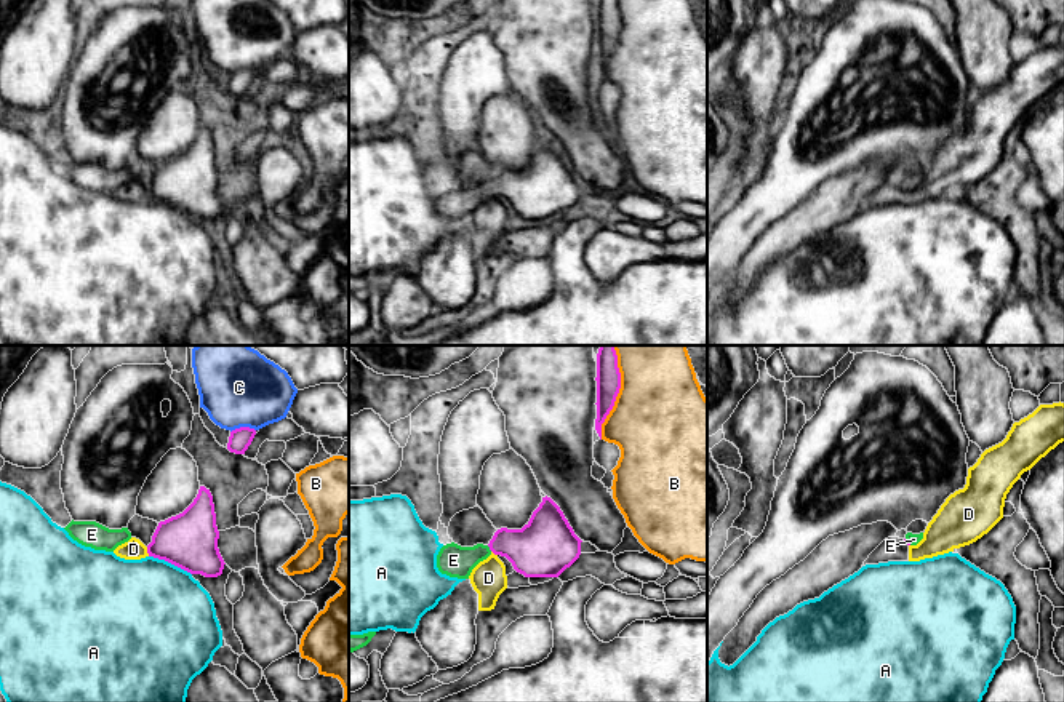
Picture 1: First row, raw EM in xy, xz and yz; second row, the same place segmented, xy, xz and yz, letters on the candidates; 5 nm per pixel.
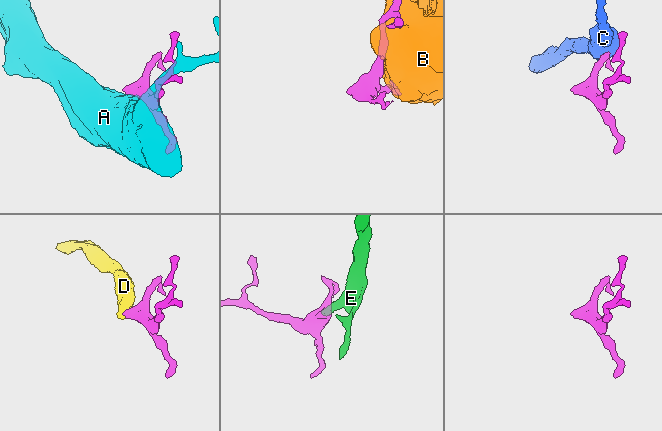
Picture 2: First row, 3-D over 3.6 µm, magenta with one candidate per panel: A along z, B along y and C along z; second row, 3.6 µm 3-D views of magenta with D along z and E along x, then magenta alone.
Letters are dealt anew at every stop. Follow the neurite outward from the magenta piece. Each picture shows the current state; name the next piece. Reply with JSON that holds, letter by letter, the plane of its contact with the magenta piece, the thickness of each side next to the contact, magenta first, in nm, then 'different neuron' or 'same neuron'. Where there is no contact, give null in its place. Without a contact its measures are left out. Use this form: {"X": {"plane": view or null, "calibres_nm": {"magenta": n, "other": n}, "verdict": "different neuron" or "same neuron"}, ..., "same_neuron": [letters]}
{"A": {"plane": "xy", "calibres_nm": {"magenta": 280, "other": 480}, "verdict": "different neuron"}, "B": {"plane": "xz", "calibres_nm": {"magenta": 130, "other": 480}, "verdict": "different neuron"}, "C": {"plane": "xy", "calibres_nm": {"magenta": 110, "other": 360}, "verdict": "different neuron"}, "D": {"plane": "xy", "calibres_nm": {"magenta": 280, "other": 100}, "verdict": "different neuron"}, "E": {"plane": "xz", "calibres_nm": {"magenta": 280, "other": 160}, "verdict": "same neuron"}, "same_neuron": ["E"]}

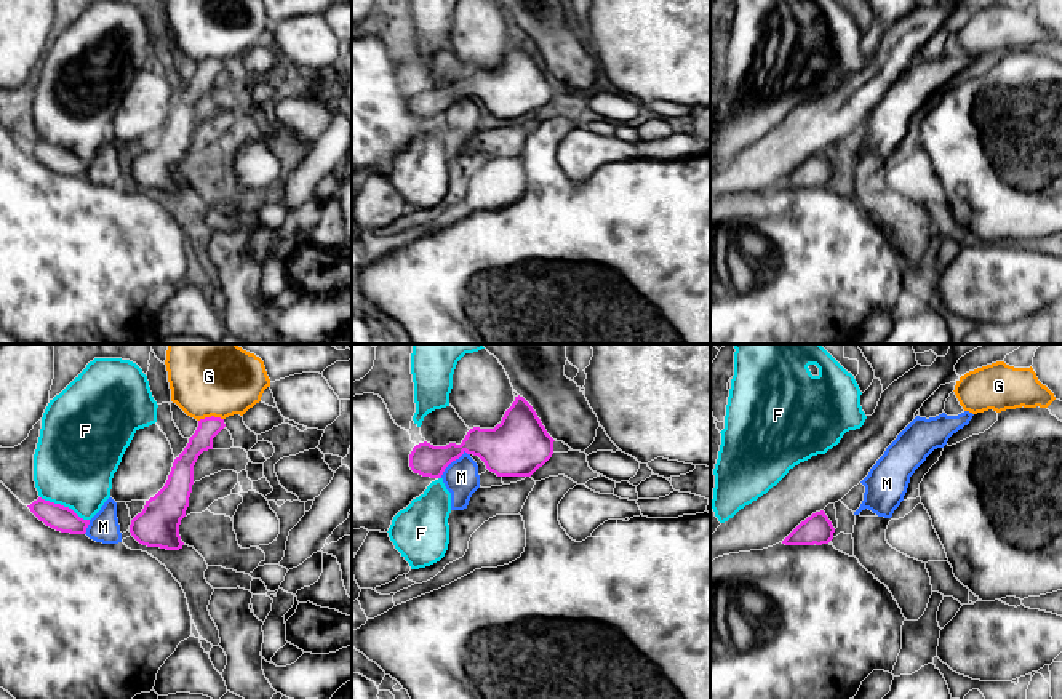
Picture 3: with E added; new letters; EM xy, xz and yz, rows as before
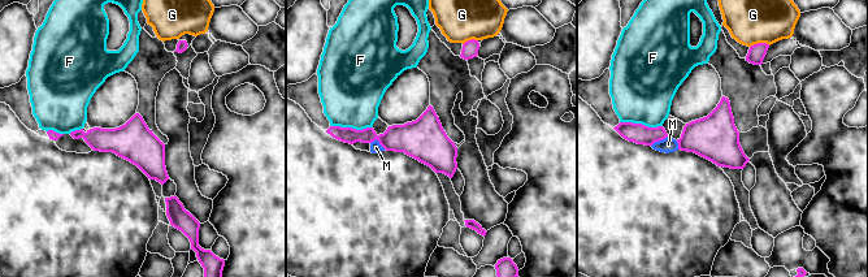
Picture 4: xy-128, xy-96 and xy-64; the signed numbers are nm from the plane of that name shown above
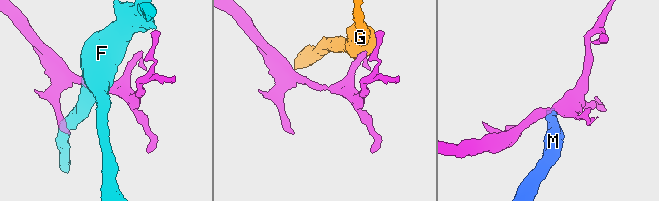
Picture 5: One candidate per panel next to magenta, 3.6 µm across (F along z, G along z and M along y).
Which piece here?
{"F": {"plane": "xy", "calibres_nm": {"magenta": 130, "other": 420}, "verdict": "different neuron"}, "G": {"plane": "xy", "calibres_nm": {"magenta": 110, "other": 300}, "verdict": "different neuron"}, "M": {"plane": "xz", "calibres_nm": {"magenta": 220, "other": 180}, "verdict": "different neuron"}, "same_neuron": []}

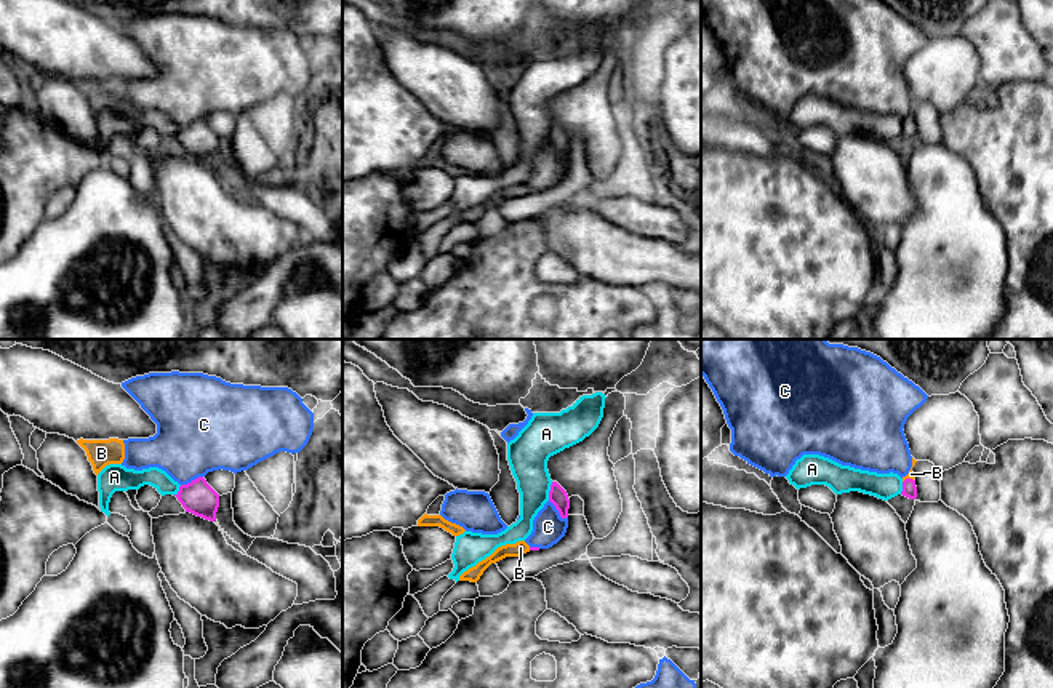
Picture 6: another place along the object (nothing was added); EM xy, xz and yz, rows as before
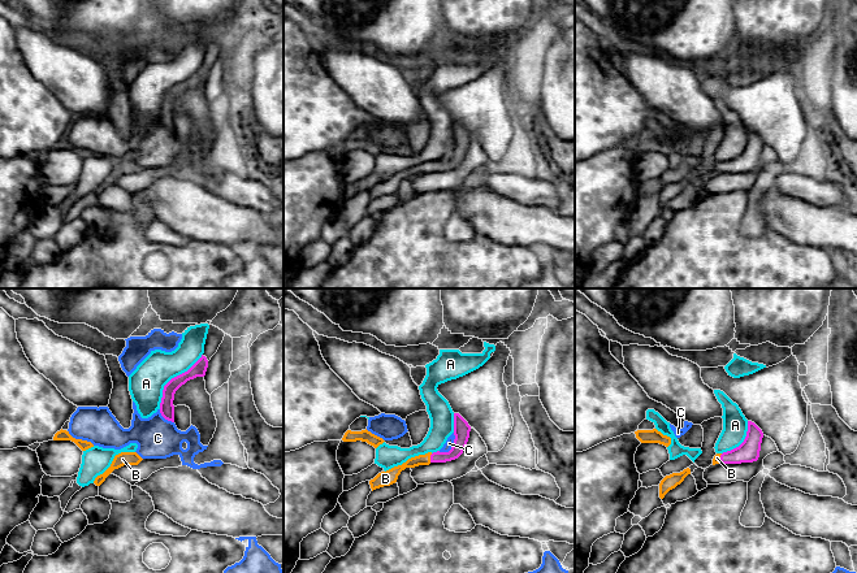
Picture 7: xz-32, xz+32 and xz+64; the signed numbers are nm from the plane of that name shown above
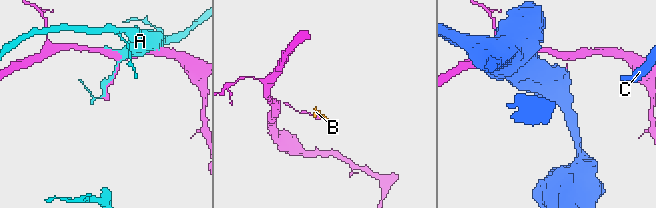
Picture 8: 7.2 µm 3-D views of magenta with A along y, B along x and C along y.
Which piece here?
{"A": {"plane": "xz", "calibres_nm": {"magenta": 90, "other": 200}, "verdict": "different neuron"}, "B": {"plane": "yz", "calibres_nm": {"magenta": 80, "other": 30}, "verdict": "same neuron"}, "C": {"plane": "xz", "calibres_nm": {"magenta": 90, "other": 160}, "verdict": "different neuron"}, "same_neuron": ["B"]}

